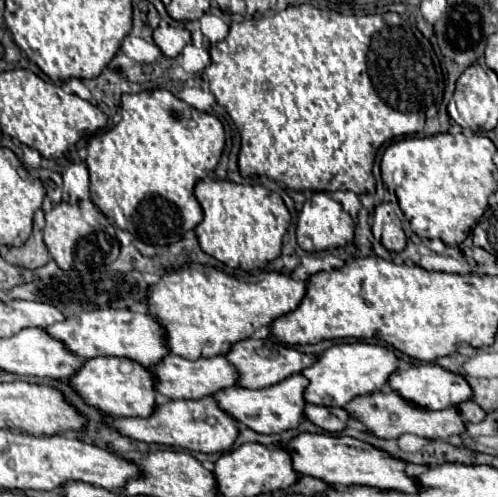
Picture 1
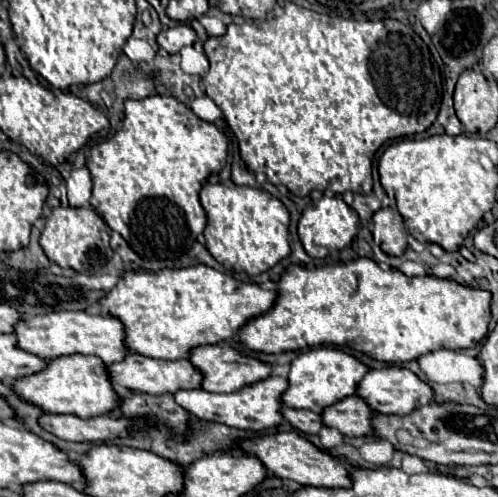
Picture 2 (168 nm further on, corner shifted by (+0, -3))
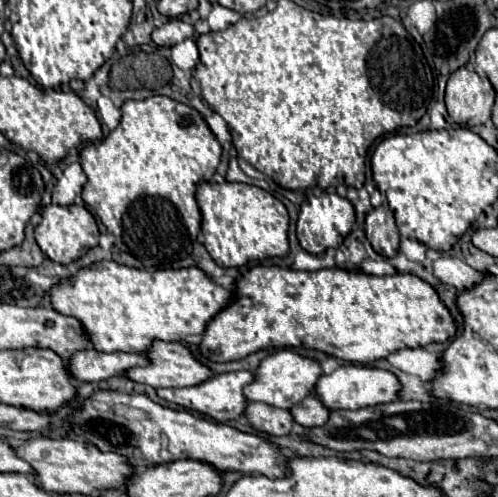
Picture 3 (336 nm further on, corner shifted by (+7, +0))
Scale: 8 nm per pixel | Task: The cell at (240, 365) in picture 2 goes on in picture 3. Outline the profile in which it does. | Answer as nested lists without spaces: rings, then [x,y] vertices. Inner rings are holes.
[[[155,341],[147,351],[149,365],[133,367],[125,375],[133,381],[159,387],[193,387],[213,377],[213,371],[201,363],[183,343]]]

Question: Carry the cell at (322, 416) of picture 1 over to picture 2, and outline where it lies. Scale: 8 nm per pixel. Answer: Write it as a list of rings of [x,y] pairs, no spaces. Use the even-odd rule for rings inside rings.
[[[282,406],[280,414],[284,420],[288,420],[288,424],[292,428],[296,428],[298,432],[304,432],[304,434],[318,434],[320,428],[324,426],[324,424],[320,424],[320,414],[314,414],[308,410],[294,410],[294,408]]]

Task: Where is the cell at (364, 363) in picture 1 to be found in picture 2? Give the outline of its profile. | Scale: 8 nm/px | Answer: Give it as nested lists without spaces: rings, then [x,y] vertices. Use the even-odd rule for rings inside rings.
[[[340,348],[306,350],[290,362],[288,388],[282,394],[282,404],[296,410],[304,408],[304,410],[312,410],[320,414],[322,408],[326,408],[328,404],[334,404],[336,400],[350,396],[352,388],[356,388],[356,380],[360,380],[364,372],[368,372],[368,368],[360,364],[354,356],[344,354]]]

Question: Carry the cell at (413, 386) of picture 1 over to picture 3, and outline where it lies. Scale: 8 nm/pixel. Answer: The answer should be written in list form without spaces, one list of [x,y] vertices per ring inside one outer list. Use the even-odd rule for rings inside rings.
[[[341,365],[331,375],[323,375],[317,383],[315,395],[323,401],[325,407],[333,409],[361,409],[365,405],[383,405],[389,401],[397,401],[397,389],[401,383],[397,375],[387,369],[377,369],[369,365]]]

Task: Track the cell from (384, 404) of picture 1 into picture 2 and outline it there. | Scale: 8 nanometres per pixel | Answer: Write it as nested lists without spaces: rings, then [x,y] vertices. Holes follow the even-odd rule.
[[[346,396],[340,402],[326,406],[320,416],[324,426],[338,428],[344,436],[366,436],[368,416],[374,416],[374,412],[368,412],[368,408],[364,408],[356,396]]]

